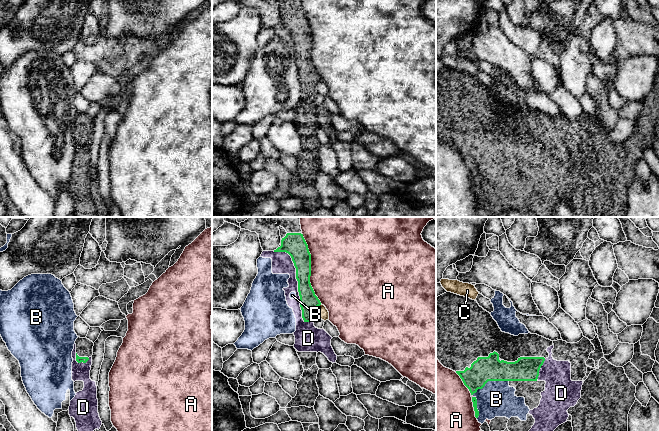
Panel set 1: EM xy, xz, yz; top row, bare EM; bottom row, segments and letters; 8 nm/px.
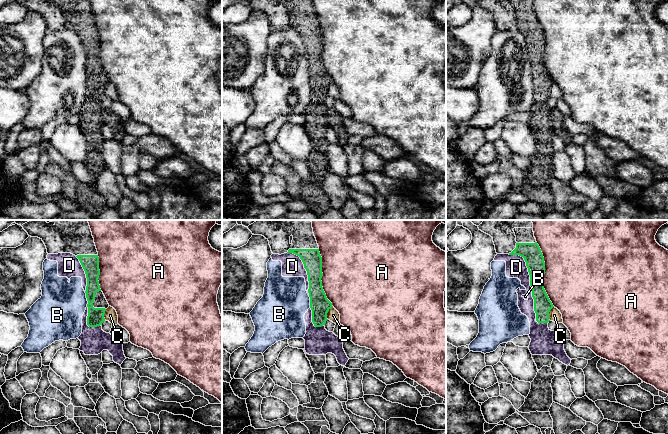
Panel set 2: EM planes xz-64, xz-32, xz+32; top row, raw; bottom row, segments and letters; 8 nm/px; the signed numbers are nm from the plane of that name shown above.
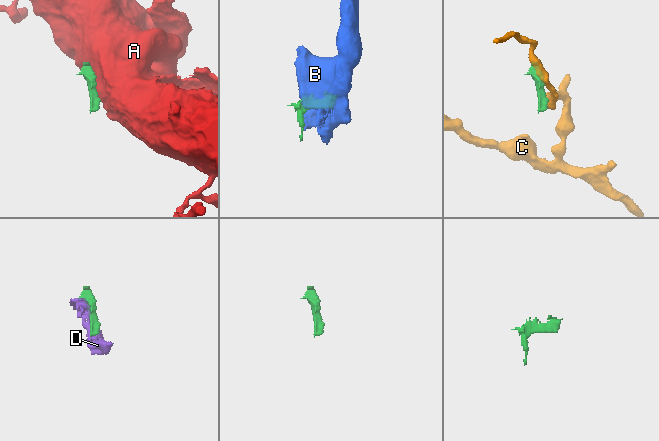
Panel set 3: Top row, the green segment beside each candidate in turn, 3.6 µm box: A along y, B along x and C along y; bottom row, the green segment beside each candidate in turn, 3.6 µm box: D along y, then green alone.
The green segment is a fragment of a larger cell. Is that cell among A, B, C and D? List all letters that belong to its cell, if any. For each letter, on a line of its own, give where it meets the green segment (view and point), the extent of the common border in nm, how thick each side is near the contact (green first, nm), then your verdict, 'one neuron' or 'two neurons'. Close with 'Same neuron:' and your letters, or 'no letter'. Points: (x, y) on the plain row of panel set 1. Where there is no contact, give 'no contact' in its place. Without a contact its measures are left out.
A: xz (310, 44) | 600 nm | 180/500 nm | two neurons
B: yz (478, 164) | 400 nm | 200/280 nm | two neurons
C: xz (315, 86) | 120 nm | 150/100 nm | two neurons
D: xz (298, 60) | 650 nm | 160/170 nm | one neuron
Same neuron: D

